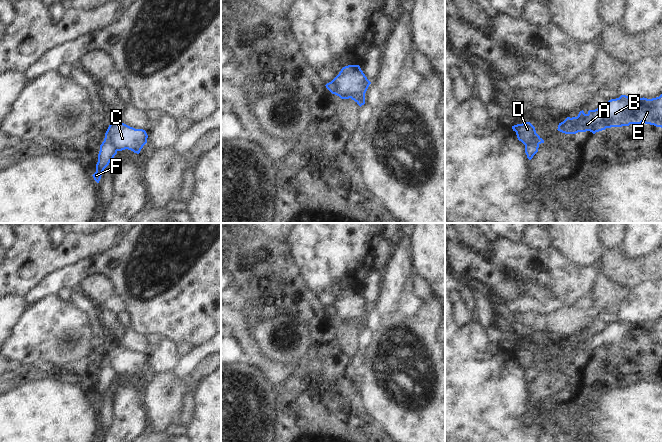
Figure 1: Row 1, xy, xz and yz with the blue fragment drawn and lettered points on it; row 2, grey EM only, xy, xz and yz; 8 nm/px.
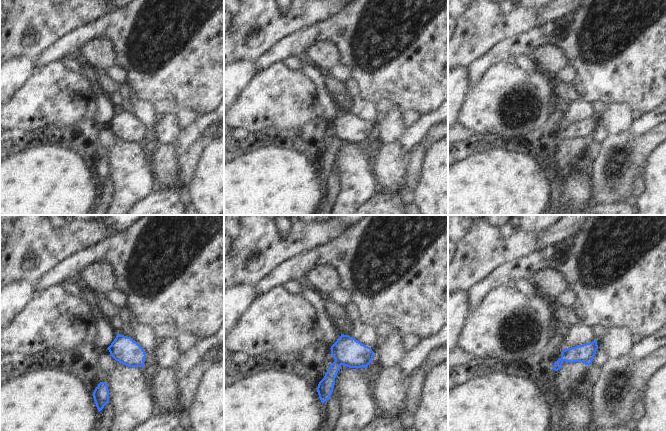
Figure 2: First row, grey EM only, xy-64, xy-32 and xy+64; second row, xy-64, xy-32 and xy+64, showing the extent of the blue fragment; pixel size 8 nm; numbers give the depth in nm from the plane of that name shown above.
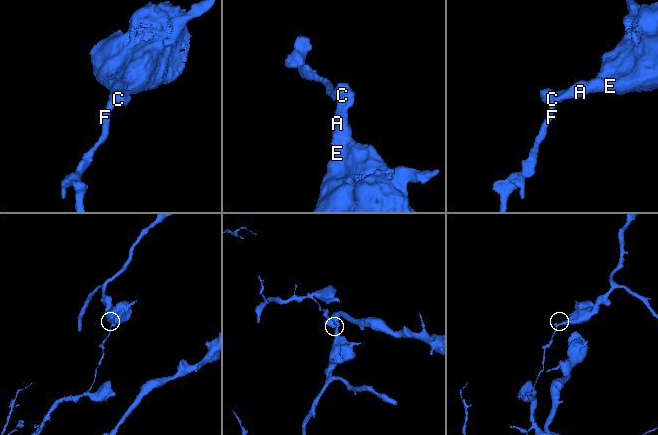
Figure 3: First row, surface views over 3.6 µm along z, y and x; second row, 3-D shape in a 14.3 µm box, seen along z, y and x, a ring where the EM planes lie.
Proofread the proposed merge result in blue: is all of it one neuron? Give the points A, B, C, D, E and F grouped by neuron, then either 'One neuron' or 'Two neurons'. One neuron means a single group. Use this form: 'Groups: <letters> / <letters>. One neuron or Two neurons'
Groups: A B C D E / F. Two neurons

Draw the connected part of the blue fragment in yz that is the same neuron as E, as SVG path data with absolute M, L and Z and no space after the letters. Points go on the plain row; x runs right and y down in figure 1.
M662 318L652 323L621 319L595 334L589 334L587 338L582 334L577 341L567 341L559 347L557 354L565 358L586 355L595 358L606 352L642 346L662 352Z

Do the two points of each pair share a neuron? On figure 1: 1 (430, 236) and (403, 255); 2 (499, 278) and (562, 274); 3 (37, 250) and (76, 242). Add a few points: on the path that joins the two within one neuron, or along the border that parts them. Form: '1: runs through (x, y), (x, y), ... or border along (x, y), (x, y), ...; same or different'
1: border along (408, 239), (409, 255), (413, 268); different
2: runs through (508, 264), (525, 264), (533, 271), (544, 273); same
3: runs through (47, 251), (61, 251), (66, 247); same

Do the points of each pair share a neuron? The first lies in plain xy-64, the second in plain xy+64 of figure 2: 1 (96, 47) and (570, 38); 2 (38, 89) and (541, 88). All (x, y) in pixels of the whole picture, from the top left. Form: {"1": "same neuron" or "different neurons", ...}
{"1": "different neurons", "2": "same neuron"}

